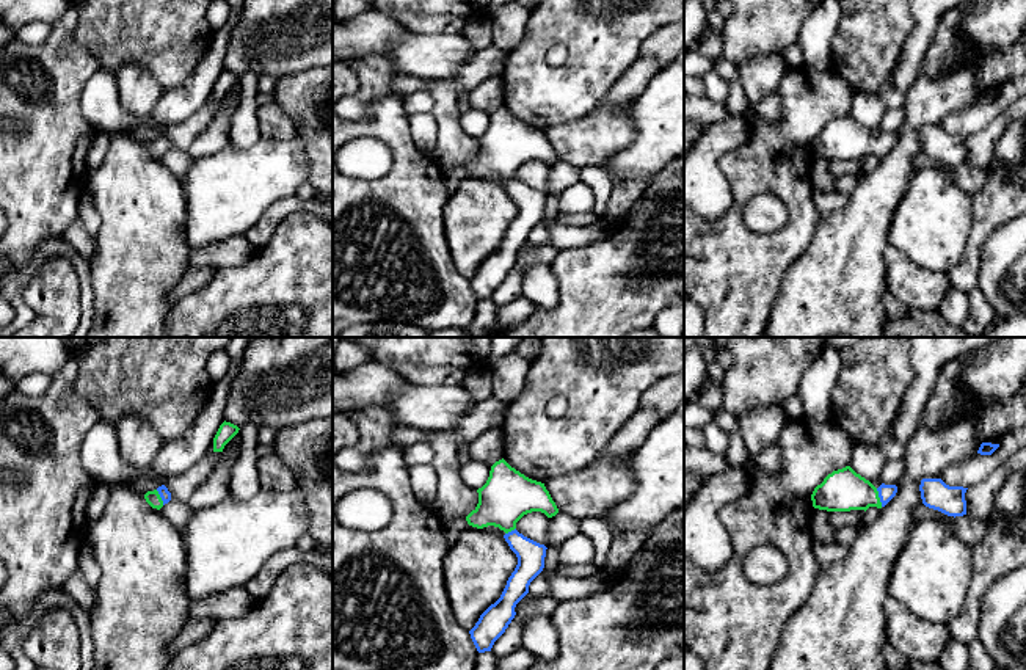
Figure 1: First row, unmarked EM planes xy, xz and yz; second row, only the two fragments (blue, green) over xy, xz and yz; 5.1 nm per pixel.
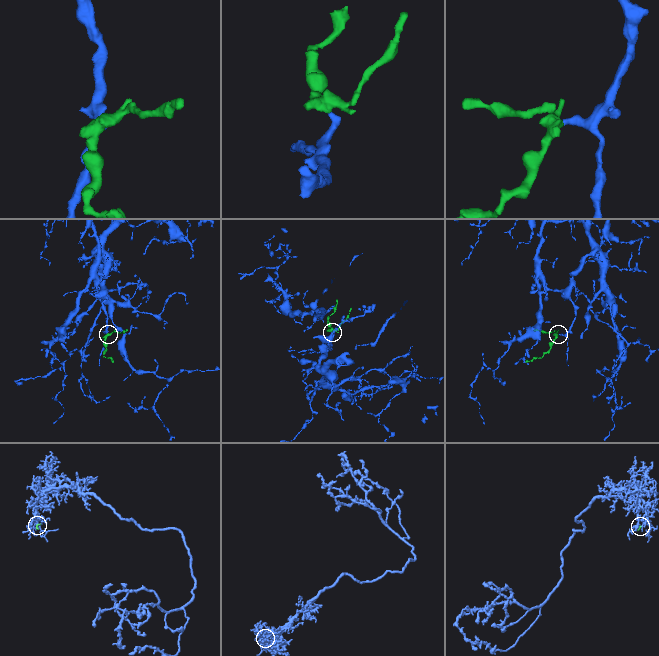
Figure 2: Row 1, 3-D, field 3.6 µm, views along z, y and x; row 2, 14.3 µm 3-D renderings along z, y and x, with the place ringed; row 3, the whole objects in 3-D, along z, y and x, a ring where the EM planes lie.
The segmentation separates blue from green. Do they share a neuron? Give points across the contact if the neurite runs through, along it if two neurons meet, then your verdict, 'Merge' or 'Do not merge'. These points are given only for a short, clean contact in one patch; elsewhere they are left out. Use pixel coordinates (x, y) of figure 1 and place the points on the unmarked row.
Path across: yz (885, 140), (880, 146), (843, 138). Merge

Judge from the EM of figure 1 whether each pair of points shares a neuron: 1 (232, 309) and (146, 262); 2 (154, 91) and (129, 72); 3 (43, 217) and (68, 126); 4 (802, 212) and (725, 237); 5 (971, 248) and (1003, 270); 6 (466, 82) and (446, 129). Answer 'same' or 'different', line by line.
1: different
2: same
3: same
4: same
5: different
6: same

